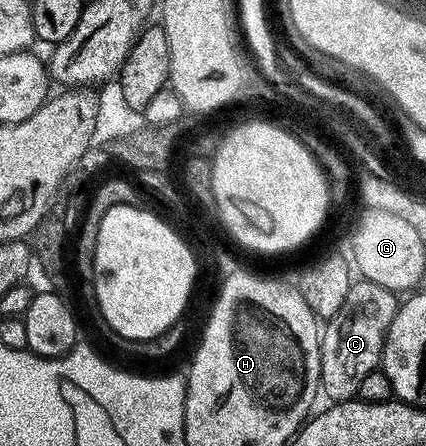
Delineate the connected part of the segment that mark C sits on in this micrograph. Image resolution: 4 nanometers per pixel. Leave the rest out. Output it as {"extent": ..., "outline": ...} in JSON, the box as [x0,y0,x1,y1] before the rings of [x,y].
{"extent":[319,280,400,404],"outline":[[[366,280],[352,281],[349,296],[345,296],[345,304],[341,304],[341,312],[334,314],[326,323],[319,339],[319,384],[324,399],[331,398],[327,400],[335,404],[352,401],[363,381],[374,370],[376,373],[380,369],[385,336],[400,305],[396,291]]]}

